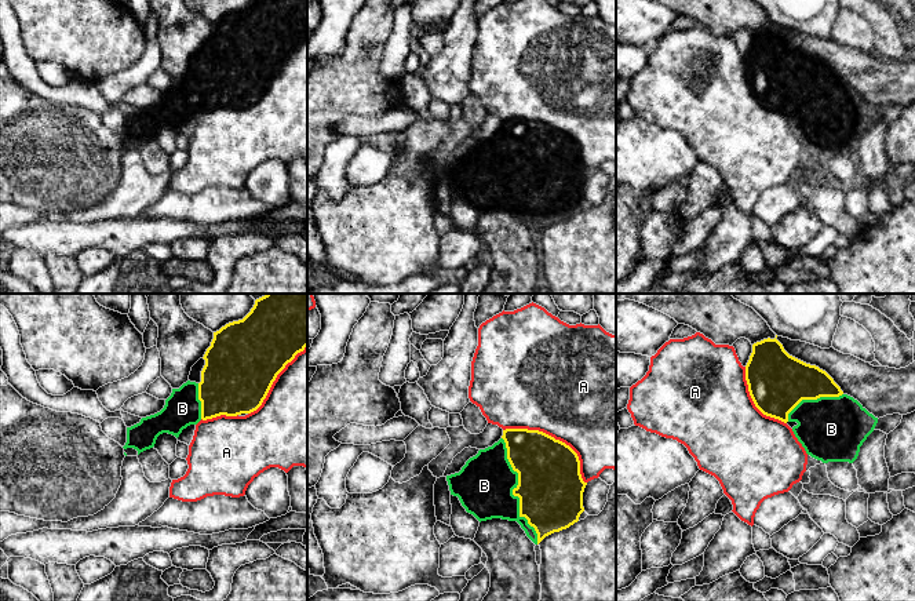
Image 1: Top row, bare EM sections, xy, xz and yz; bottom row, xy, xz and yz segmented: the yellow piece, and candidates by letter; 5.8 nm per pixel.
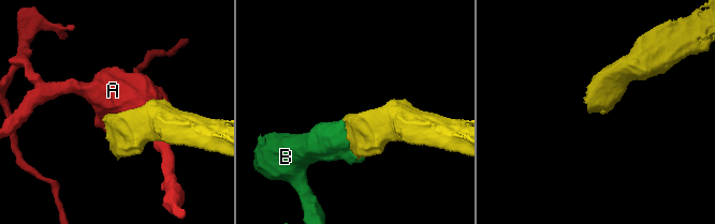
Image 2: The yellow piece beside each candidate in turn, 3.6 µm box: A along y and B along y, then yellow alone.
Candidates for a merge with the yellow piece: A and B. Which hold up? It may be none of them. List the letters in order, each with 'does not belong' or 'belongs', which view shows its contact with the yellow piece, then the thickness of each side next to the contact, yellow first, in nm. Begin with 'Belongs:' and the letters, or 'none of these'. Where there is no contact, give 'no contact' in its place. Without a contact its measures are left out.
Belongs: B
A: does not belong | xz | 360/500 nm
B: belongs | xz | 380/340 nm

